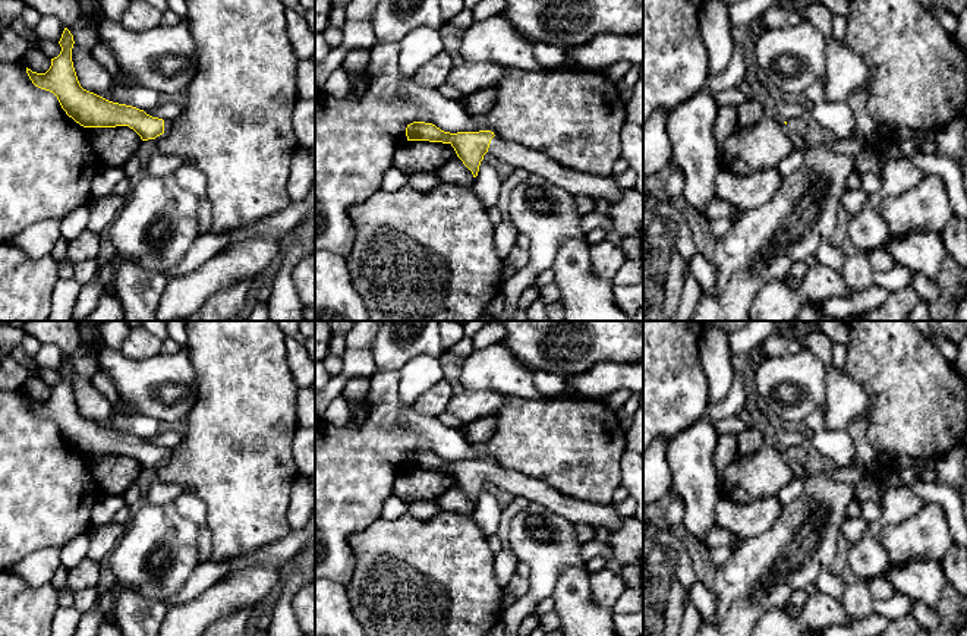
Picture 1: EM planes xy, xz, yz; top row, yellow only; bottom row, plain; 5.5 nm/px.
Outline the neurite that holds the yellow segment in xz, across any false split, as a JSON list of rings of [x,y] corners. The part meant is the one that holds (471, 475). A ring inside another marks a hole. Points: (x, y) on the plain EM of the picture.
[[[413,450],[406,456],[407,469],[429,469],[450,472],[457,485],[478,504],[481,489],[486,481],[491,481],[498,488],[525,497],[529,501],[544,506],[549,511],[568,519],[573,525],[586,523],[590,526],[604,526],[610,532],[620,529],[626,523],[612,503],[599,506],[567,497],[548,484],[516,470],[501,467],[491,459],[479,460],[444,460],[432,451]]]

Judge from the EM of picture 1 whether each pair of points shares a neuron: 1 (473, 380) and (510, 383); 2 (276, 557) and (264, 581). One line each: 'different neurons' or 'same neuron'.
1: same neuron
2: different neurons

